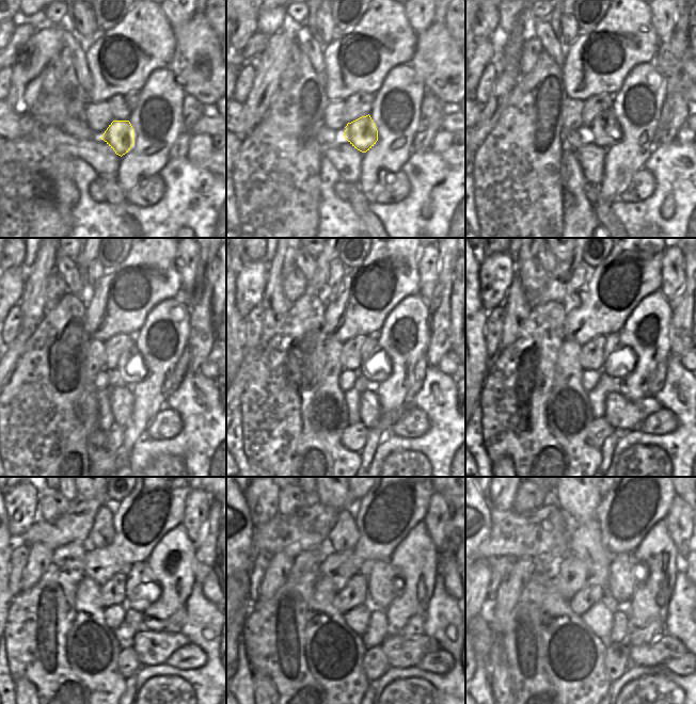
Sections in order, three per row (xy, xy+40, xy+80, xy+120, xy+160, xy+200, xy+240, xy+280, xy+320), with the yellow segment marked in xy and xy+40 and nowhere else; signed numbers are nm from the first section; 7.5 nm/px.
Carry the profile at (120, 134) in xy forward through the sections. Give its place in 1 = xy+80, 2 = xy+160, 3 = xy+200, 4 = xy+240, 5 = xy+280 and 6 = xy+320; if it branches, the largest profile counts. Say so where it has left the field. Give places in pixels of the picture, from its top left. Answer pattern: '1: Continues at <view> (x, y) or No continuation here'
1: Continues at xy+80 (604, 131)
2: Continues at xy+160 (375, 366)
3: Continues at xy+200 (617, 361)
4: Continues at xy+240 (142, 590)
5: Continues at xy+280 (382, 579)
6: Continues at xy+320 (627, 574).

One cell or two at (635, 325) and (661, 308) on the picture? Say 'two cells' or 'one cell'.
one cell

